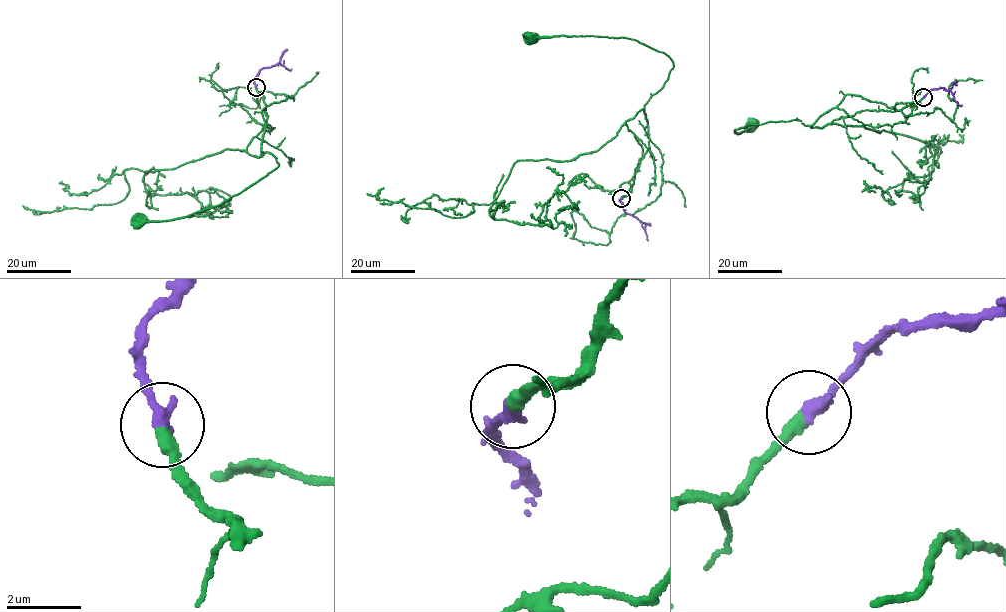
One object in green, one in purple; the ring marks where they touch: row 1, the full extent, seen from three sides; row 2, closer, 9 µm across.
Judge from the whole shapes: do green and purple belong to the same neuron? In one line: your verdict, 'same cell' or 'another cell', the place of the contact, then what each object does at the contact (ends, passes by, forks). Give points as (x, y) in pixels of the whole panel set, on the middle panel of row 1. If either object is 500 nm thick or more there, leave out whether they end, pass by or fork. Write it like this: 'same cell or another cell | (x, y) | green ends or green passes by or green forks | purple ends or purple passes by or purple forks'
same cell | (621, 198) | green ends | purple ends

